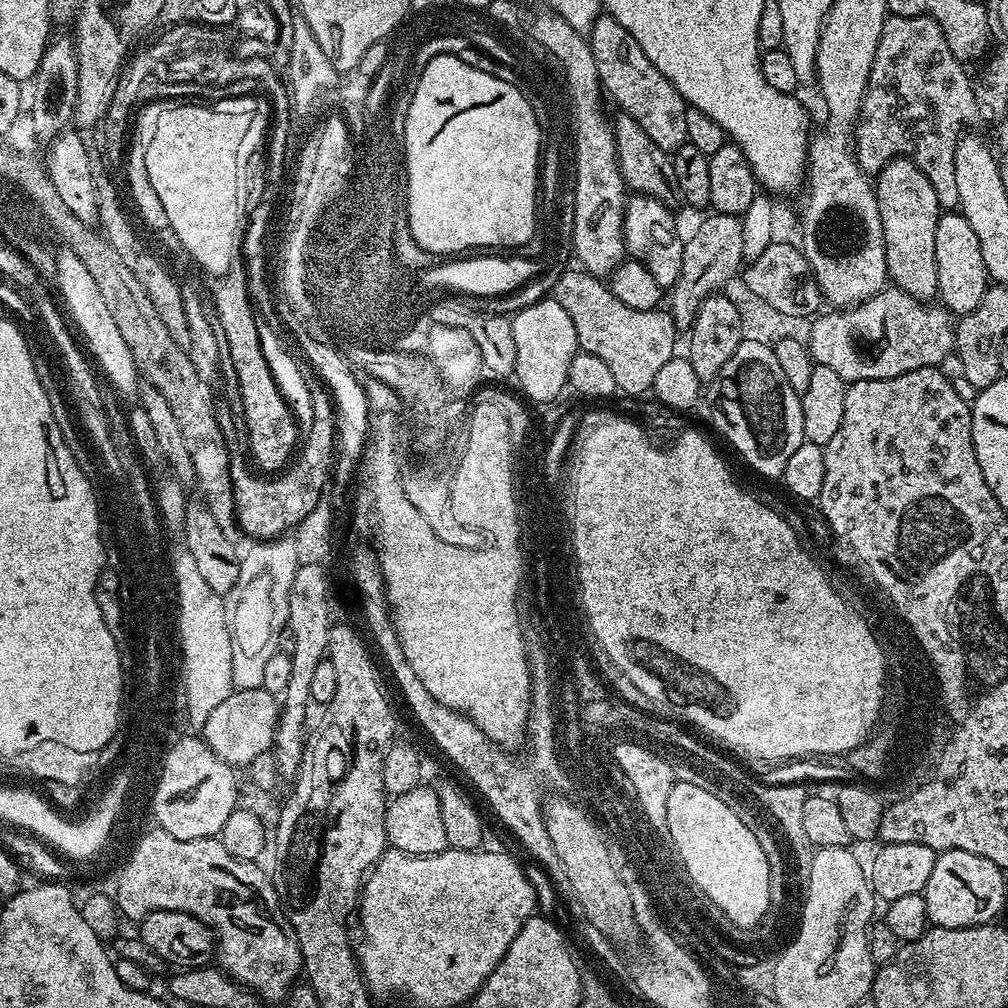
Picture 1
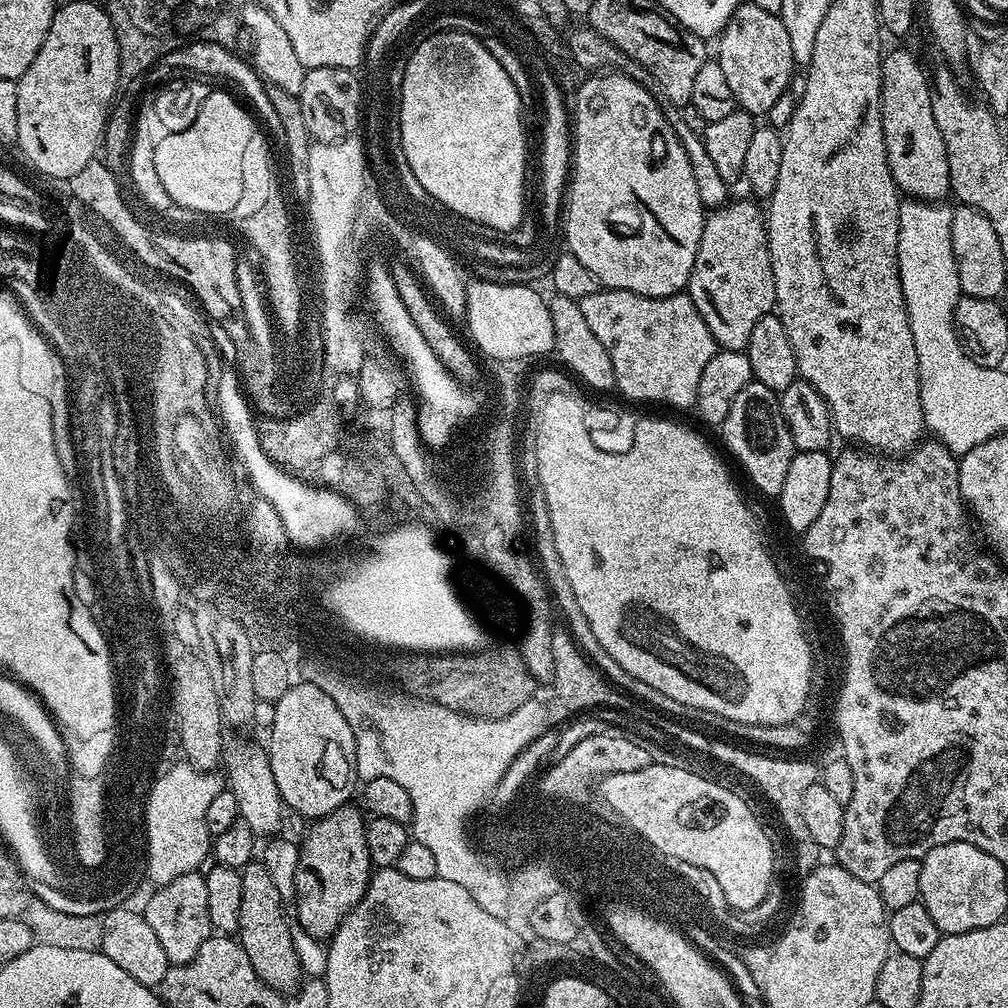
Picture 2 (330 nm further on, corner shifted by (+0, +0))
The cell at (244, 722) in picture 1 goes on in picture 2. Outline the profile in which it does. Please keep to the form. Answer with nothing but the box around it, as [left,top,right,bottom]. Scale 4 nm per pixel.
[145,762,222,886]

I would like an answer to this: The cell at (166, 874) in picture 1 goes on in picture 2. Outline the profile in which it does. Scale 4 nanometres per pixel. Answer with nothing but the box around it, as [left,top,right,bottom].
[142,871,214,965]

